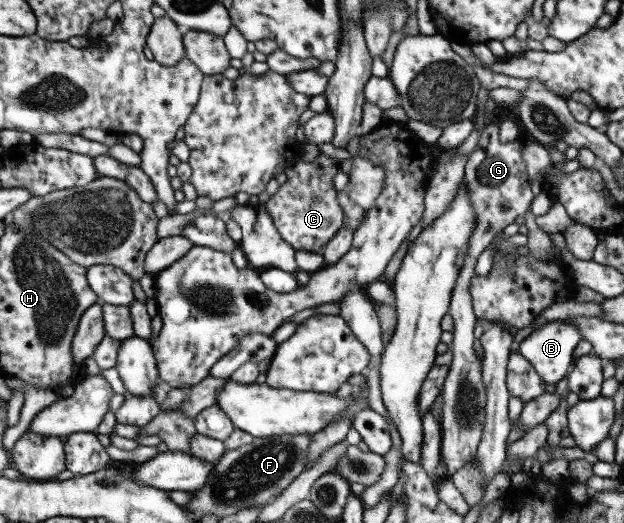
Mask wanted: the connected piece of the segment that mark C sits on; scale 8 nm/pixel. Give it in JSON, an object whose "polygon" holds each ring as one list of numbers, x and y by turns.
{"polygon":[[322,153,310,163,299,159,286,167,283,171,286,182,262,204,280,238,292,249,320,254,324,245,345,225,345,215,336,201,337,192,333,187,339,167,339,161]]}

